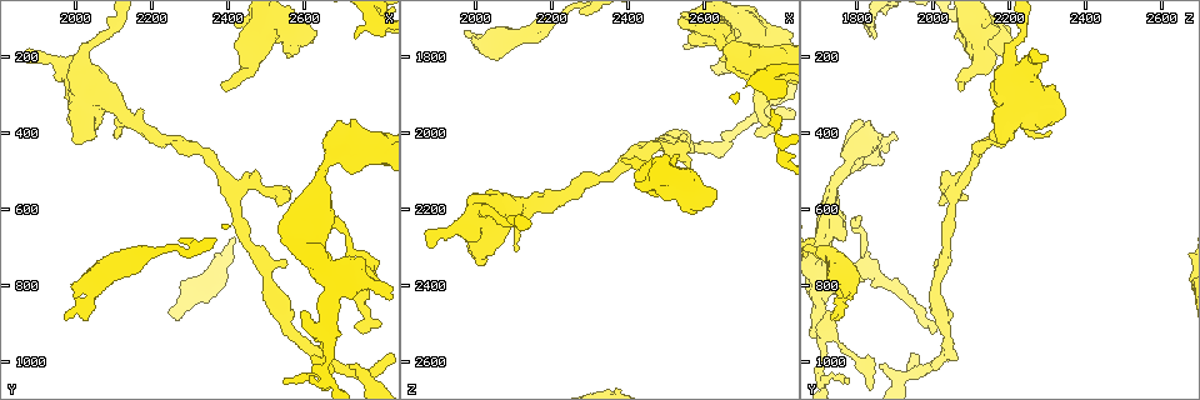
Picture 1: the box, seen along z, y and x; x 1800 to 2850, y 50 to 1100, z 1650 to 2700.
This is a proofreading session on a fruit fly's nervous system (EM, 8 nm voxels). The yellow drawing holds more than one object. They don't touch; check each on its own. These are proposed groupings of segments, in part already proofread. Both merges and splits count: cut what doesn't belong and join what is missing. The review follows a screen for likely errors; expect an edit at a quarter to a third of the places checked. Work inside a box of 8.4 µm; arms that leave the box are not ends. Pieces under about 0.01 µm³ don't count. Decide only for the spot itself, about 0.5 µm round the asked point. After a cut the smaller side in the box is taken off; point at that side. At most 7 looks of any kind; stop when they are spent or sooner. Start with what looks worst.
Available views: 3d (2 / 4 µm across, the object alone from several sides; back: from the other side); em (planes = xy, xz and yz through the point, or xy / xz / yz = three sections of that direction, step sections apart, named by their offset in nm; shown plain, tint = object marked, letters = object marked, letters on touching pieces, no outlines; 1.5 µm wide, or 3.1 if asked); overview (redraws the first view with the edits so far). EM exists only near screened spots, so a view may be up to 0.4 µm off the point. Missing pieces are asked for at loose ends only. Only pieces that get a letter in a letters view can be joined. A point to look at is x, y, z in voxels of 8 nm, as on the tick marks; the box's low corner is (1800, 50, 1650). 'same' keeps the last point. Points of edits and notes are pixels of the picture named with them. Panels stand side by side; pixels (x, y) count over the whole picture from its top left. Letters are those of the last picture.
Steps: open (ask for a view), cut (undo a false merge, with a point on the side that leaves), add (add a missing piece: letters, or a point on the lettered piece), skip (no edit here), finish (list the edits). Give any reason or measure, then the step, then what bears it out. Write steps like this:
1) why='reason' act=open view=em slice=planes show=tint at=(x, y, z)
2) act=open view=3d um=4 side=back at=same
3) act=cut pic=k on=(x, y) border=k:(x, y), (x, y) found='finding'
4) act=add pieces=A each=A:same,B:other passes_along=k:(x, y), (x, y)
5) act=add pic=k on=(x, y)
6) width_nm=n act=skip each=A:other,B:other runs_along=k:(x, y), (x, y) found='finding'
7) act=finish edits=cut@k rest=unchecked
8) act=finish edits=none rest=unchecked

act=open view=em slice=planes show=letters at=(1885, 205, 2300)

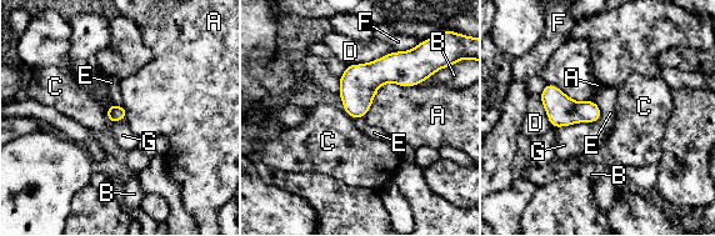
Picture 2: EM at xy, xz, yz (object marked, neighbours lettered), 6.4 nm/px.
act=skip each=A:other,B:other,C:other,D:other,E:other,F:other,G:other border=2:(601, 115), (595, 121), (555, 127) found='none of them fits'

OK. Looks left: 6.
why='tapers out' act=open view=em slice=planes show=plain at=(1975, 885, 1735)

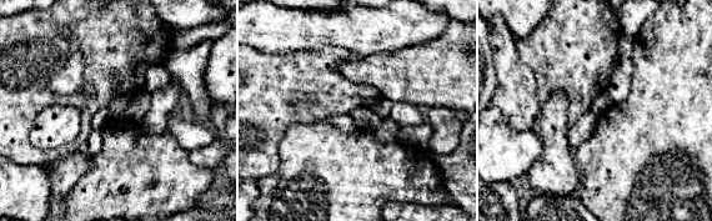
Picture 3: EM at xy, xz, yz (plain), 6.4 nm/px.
act=open view=em slice=planes show=letters at=same

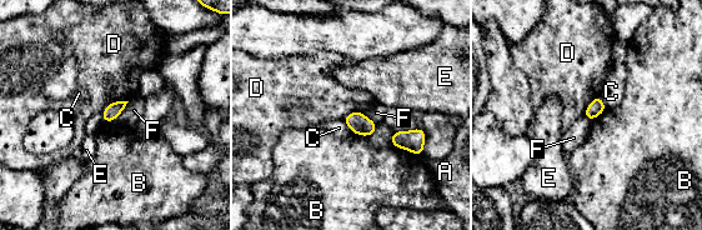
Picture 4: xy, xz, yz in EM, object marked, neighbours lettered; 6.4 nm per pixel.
longest_contact=B:220nm act=skip each=A:other,B:other,C:other,D:other,E:other,F:other border=4:(392, 144), (422, 155) found='no lettered piece goes on from it'

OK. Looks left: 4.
why='calibre changes' act=open view=em slice=planes show=letters at=(2640, 535, 1740)

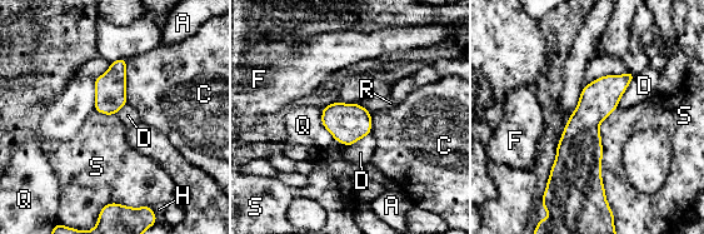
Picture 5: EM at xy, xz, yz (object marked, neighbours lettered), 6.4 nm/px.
act=skip each=A:other,C:other,D:other,F:other,H:other,Q:other,R:other,S:other runs_along=5:(630, 75), (587, 118), (588, 193) found='all the same cell'

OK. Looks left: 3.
act=finish edits=none rest=unchecked

